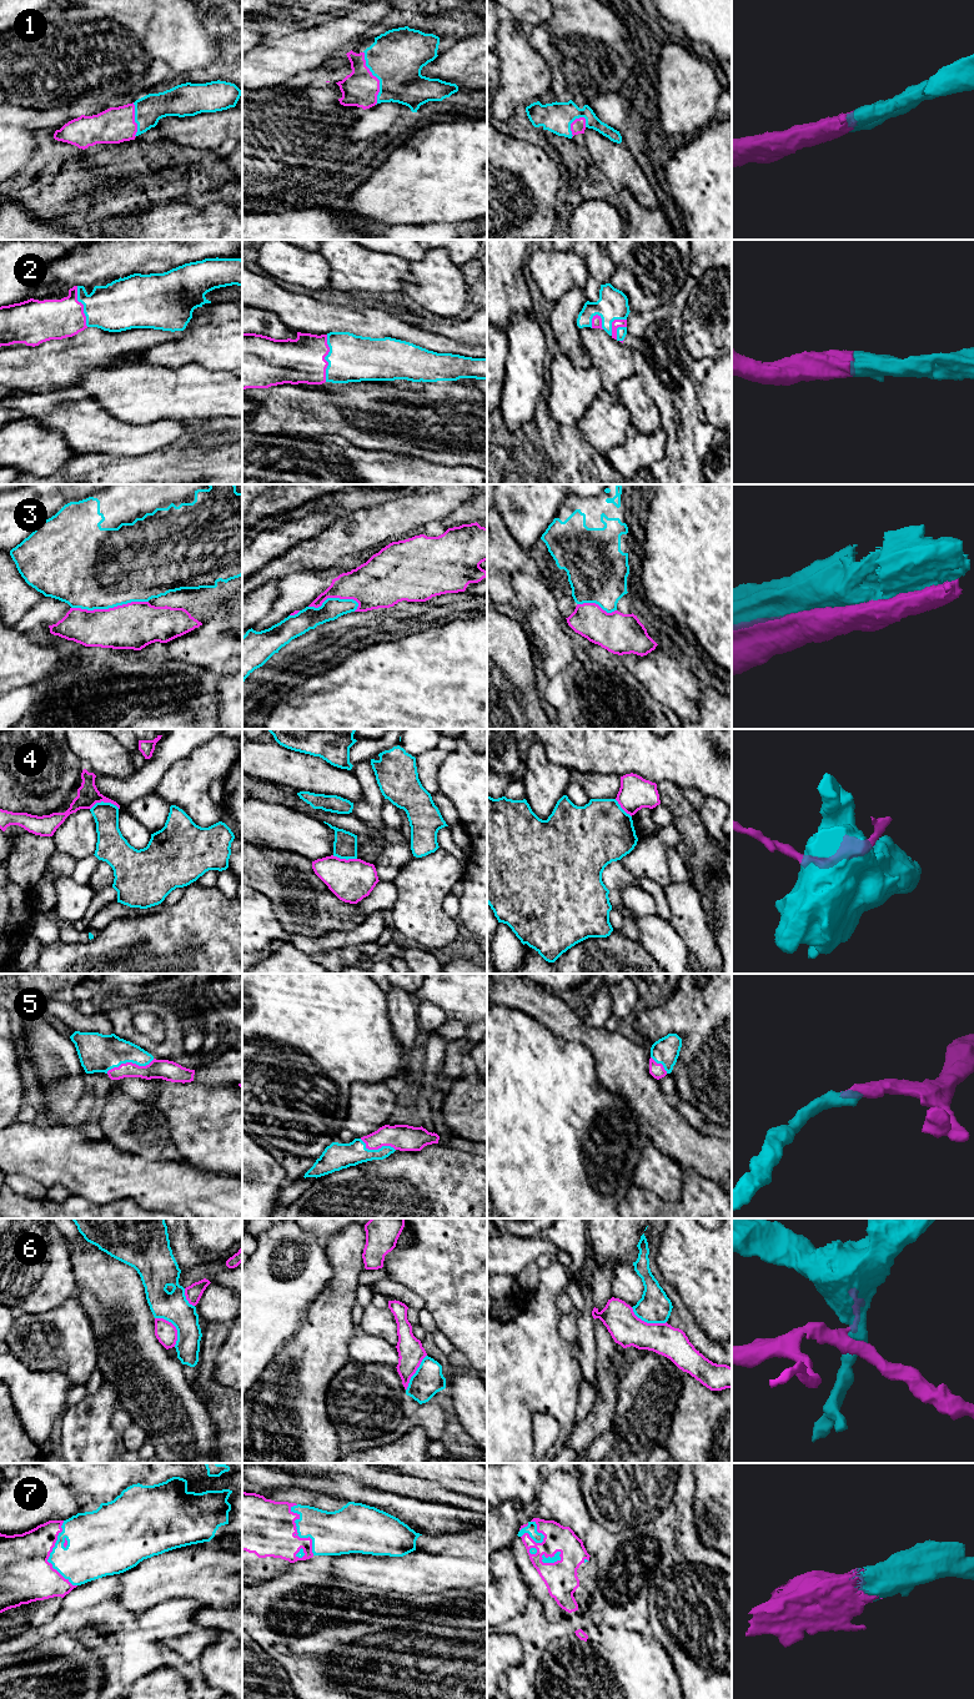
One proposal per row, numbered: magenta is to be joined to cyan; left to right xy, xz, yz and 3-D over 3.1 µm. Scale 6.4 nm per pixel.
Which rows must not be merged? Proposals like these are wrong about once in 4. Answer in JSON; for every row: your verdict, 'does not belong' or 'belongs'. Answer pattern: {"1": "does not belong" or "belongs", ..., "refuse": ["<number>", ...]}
{"1": "belongs", "2": "belongs", "3": "does not belong", "4": "does not belong", "5": "belongs", "6": "does not belong", "7": "belongs", "refuse": ["3", "4", "6"]}

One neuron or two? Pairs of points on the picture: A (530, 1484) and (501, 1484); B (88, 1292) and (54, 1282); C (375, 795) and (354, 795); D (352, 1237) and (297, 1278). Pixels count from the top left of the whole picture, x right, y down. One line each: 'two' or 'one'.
A: one
B: two
C: two
D: two

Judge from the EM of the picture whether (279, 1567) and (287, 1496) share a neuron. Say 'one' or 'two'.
one

